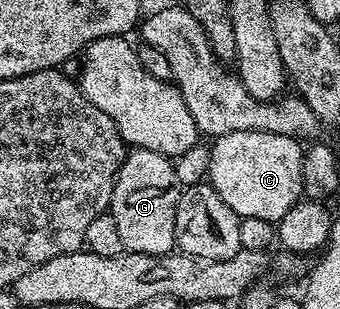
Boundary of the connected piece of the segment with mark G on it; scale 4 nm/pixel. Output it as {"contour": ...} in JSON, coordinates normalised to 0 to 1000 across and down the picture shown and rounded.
{"contour":[[[438,479],[376,482],[338,583],[321,670],[365,812],[388,822],[500,822],[518,806],[521,660],[541,612],[521,583],[506,515]]]}

